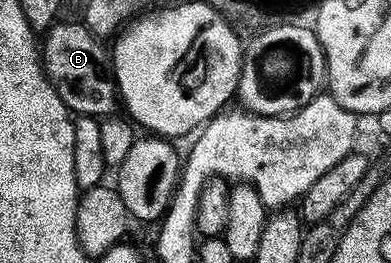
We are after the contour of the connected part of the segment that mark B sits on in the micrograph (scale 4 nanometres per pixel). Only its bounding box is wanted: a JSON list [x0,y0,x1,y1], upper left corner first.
[42,21,118,117]

